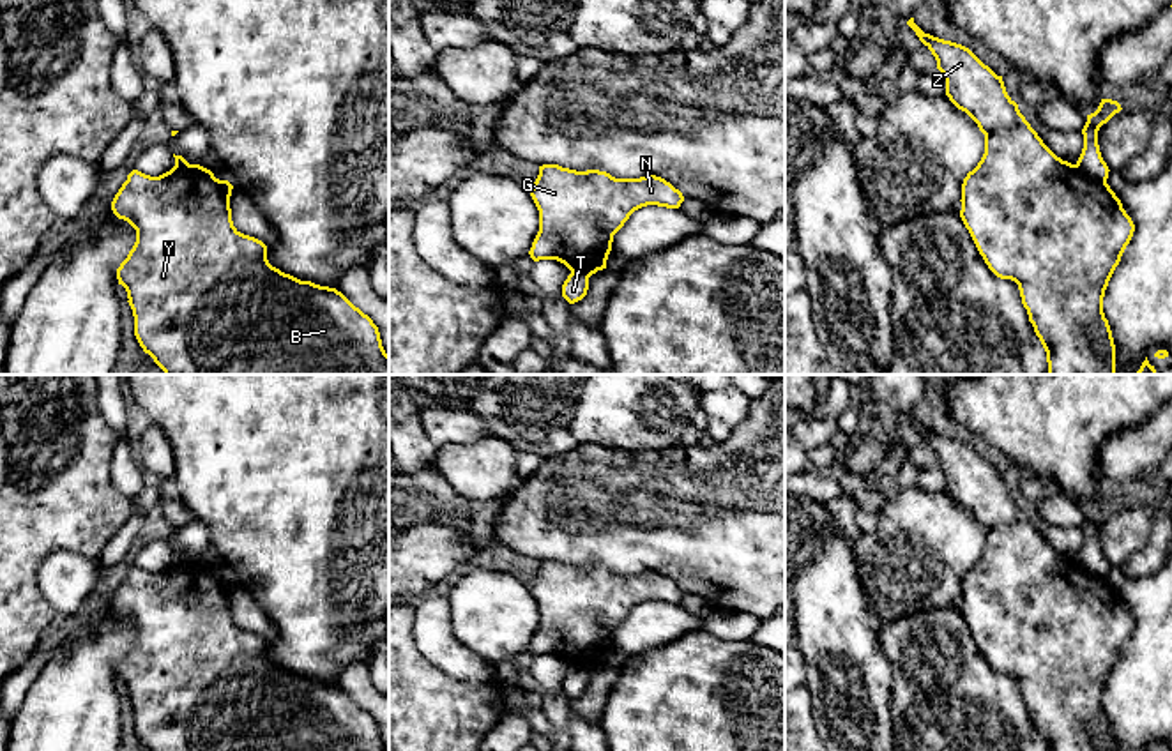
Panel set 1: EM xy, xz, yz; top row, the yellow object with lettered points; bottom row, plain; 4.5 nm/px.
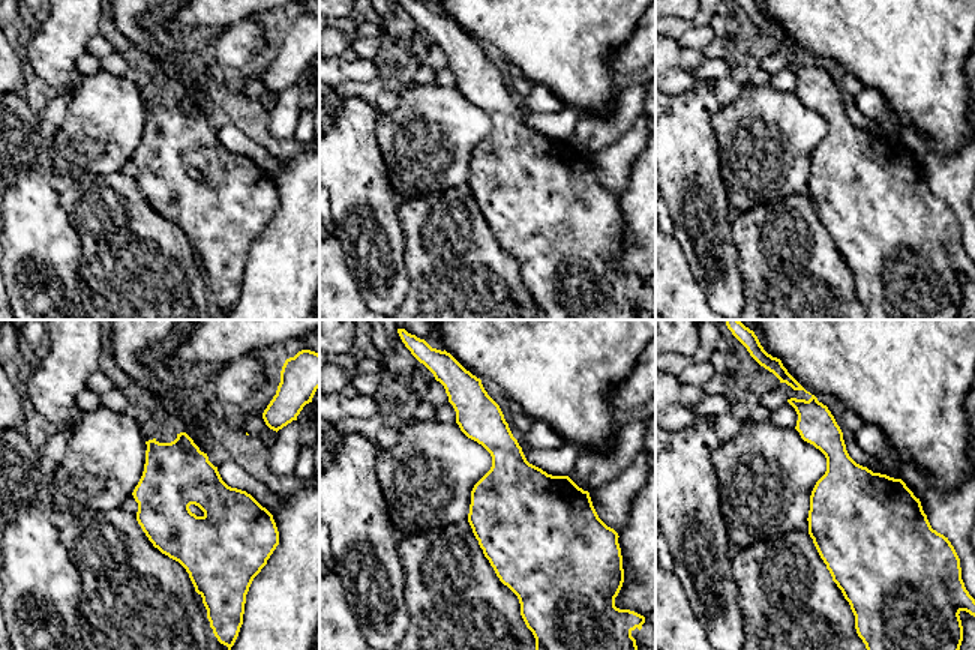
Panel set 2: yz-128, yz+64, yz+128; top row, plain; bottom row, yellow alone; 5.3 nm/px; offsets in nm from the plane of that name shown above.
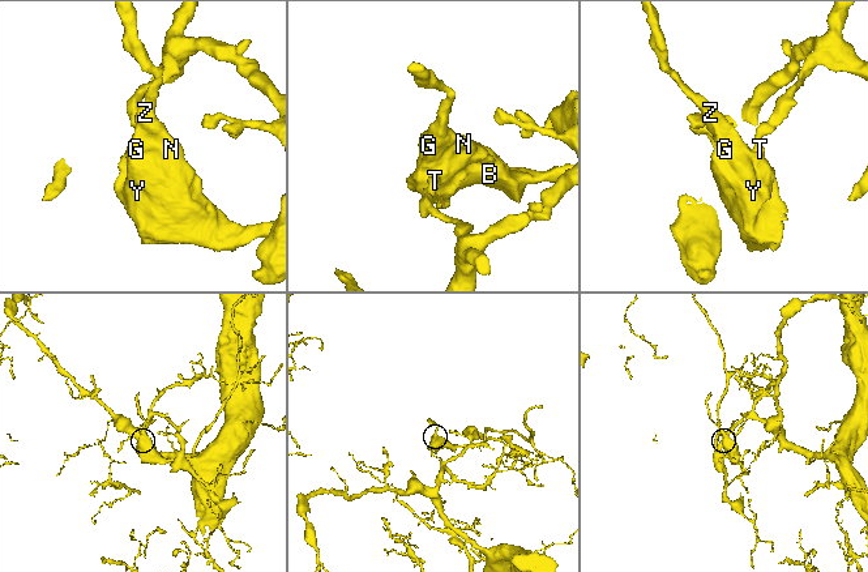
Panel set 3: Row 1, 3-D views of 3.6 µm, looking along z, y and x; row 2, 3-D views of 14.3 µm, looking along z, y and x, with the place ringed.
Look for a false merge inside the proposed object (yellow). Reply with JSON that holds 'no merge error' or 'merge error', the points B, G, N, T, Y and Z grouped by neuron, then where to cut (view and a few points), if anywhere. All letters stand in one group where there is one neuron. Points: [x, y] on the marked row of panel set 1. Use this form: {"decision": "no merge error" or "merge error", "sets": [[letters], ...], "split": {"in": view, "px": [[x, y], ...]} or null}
{"decision": "merge error", "sets": [["B", "G", "N", "Y", "Z"], ["T"]], "split": {"in": "yz", "px": [[1077, 163], [1088, 174], [1105, 182]]}}

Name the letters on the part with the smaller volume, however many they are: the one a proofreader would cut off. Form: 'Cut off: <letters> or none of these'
Cut off: B, G, N, Y, Z

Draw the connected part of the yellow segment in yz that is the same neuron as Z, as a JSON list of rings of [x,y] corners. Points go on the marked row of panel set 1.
[[[914,18],[907,25],[935,57],[937,69],[946,80],[949,101],[965,111],[985,134],[985,154],[962,184],[960,217],[988,269],[997,277],[1018,284],[1029,322],[1046,352],[1046,375],[1117,375],[1115,345],[1103,313],[1103,297],[1135,231],[1121,200],[1107,182],[1100,182],[1078,164],[1057,157],[1008,95],[1002,76],[997,76],[969,48],[925,34]]]

